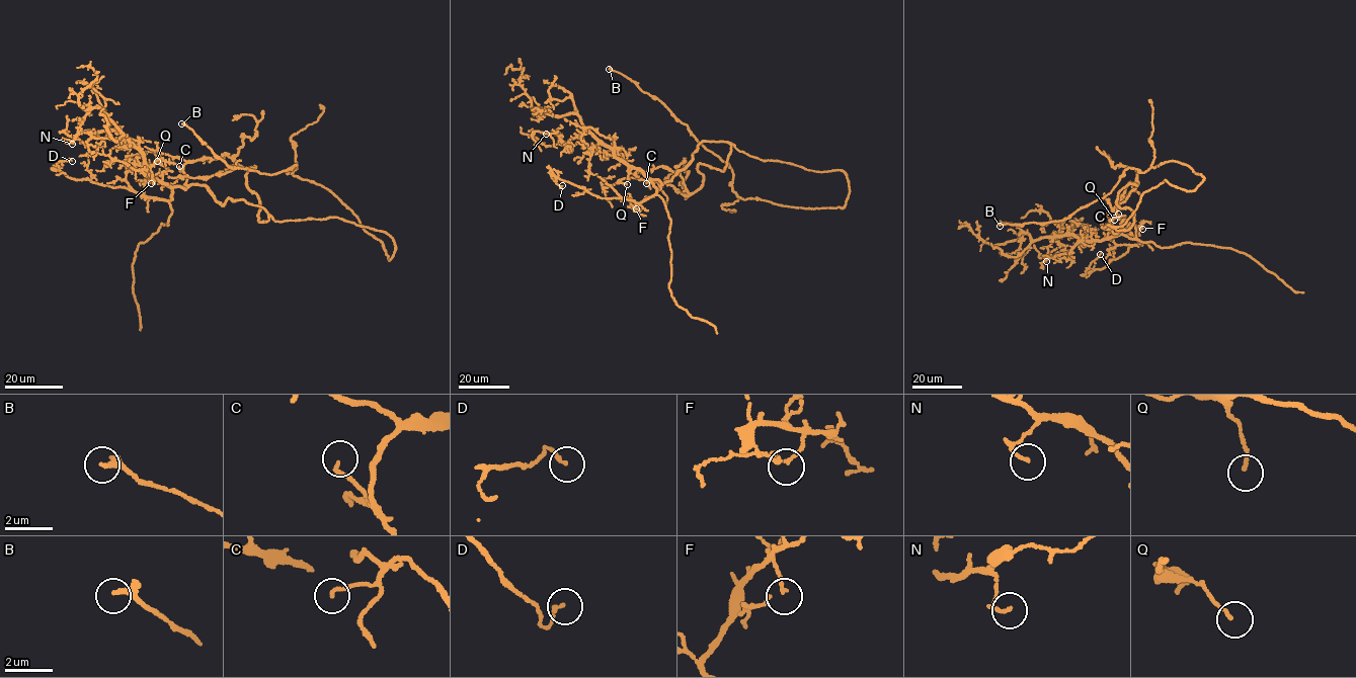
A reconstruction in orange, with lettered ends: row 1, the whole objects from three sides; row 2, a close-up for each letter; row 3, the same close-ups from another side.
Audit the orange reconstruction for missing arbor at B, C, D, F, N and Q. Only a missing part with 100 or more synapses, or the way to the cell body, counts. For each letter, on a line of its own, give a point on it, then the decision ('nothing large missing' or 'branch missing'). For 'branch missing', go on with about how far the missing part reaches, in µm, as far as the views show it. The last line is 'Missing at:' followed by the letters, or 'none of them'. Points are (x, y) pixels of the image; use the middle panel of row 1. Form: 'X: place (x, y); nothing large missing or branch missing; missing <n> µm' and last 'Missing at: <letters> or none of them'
B: place (609, 69); nothing large missing
C: place (646, 183); nothing large missing
D: place (562, 185); nothing large missing
F: place (636, 208); nothing large missing
N: place (546, 134); nothing large missing
Q: place (627, 184); nothing large missing
Missing at: none of them

